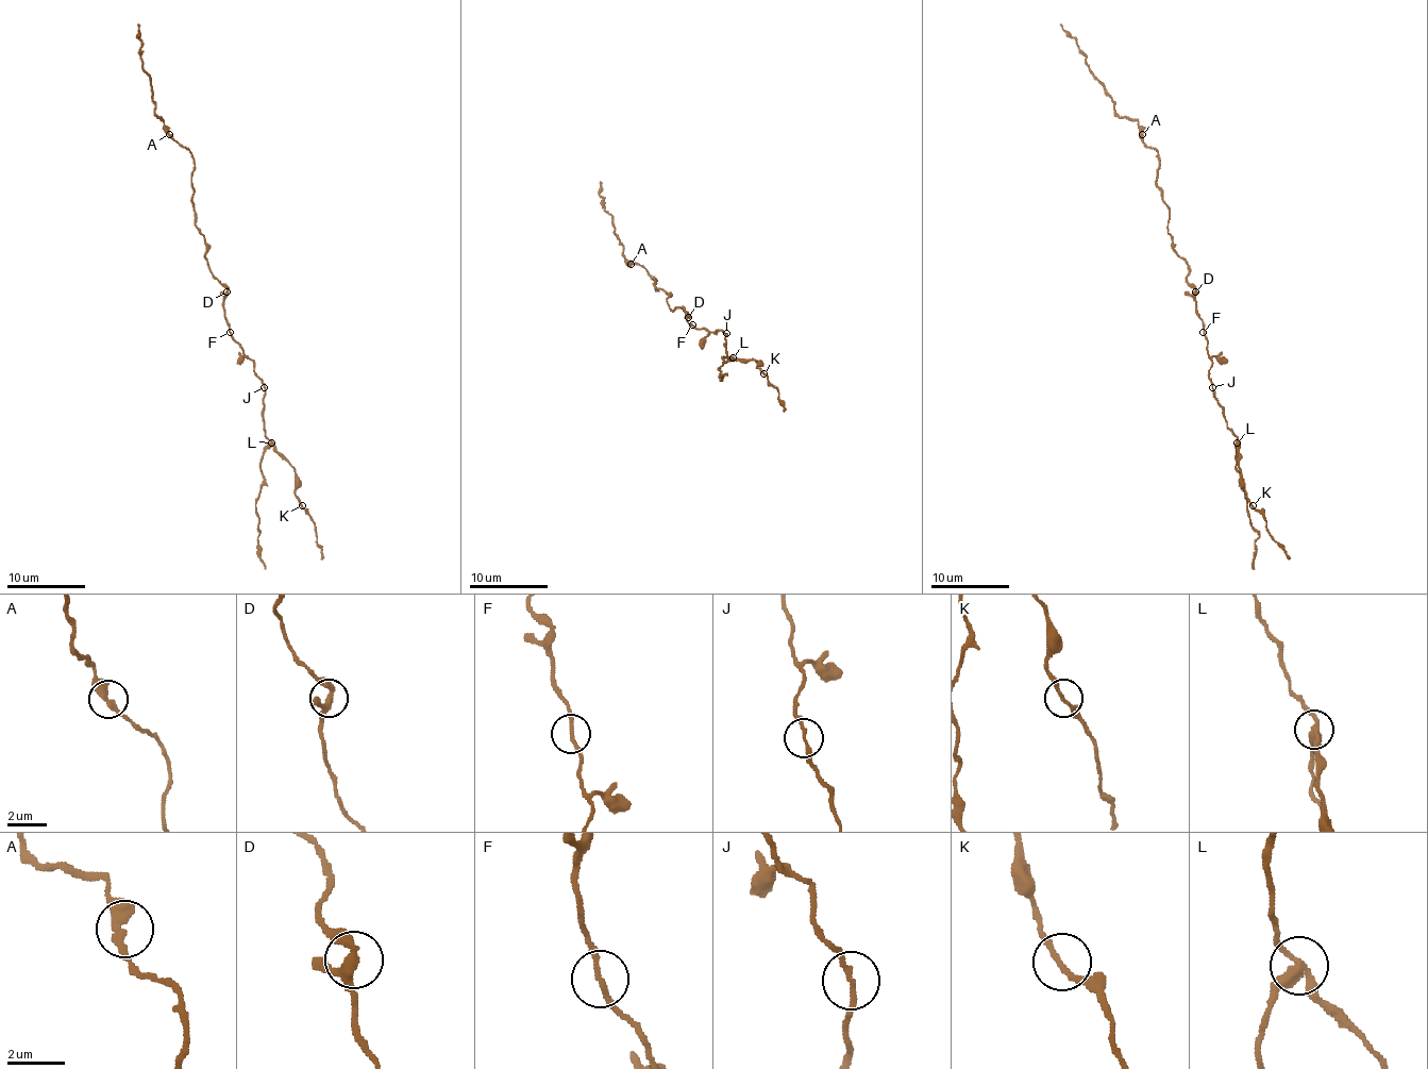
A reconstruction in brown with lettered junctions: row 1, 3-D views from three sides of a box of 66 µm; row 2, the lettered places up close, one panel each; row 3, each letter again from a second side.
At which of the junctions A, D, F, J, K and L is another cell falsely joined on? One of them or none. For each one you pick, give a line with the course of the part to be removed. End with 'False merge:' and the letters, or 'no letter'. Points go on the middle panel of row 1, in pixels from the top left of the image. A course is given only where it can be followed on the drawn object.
L: course (734, 358), (722, 358), (726, 363), (718, 368), (720, 378), (727, 372)
False merge: L

